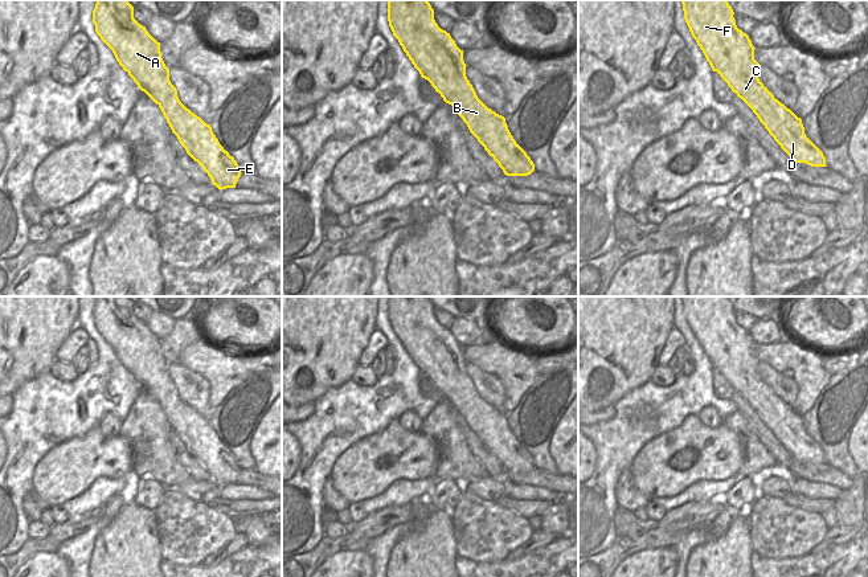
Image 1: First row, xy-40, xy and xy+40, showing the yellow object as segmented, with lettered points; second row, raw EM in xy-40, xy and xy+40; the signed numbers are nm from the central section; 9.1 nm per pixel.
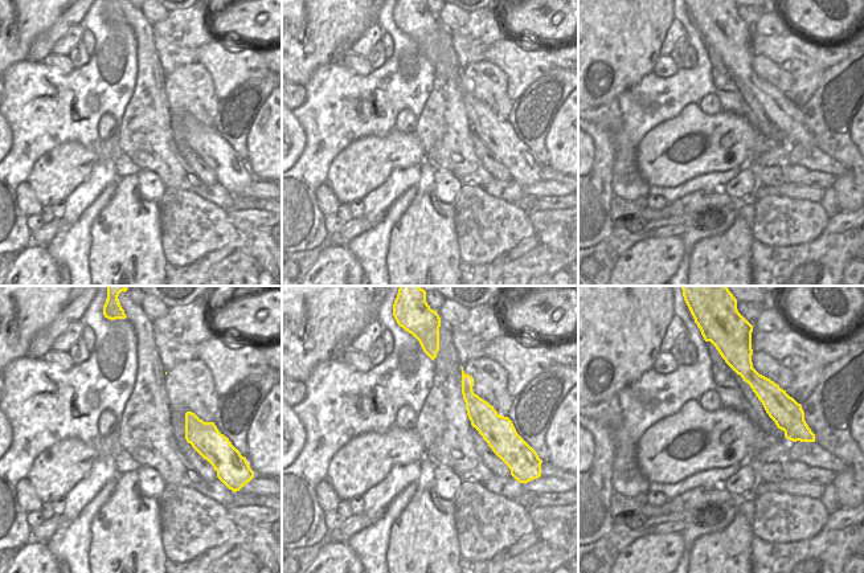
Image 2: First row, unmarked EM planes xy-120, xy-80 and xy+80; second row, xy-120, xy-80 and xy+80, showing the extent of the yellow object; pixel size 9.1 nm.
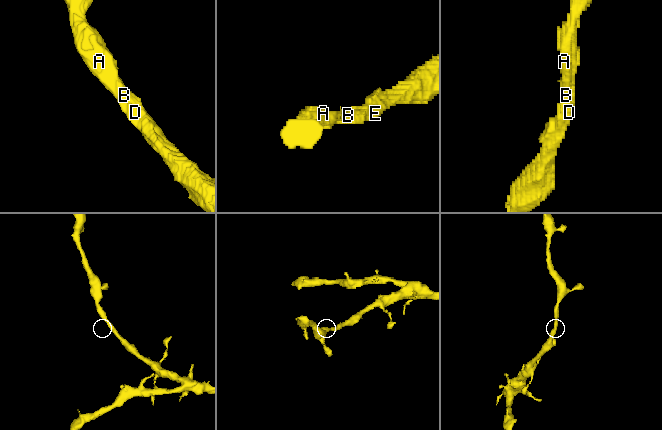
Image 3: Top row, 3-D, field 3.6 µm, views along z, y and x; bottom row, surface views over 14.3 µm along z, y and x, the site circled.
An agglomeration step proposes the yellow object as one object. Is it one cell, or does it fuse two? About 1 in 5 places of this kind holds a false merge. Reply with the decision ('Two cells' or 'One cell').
One cell

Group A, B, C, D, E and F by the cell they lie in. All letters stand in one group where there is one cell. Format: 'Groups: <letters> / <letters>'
Groups: A B C D E F

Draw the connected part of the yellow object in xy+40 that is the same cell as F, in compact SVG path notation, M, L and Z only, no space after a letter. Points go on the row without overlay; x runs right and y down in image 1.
M680 296L684 315L692 333L703 347L713 368L728 380L757 412L781 445L794 459L827 463L823 449L806 433L802 416L774 394L757 372L760 360L754 356L754 343L746 330L737 324L734 308L726 296Z

